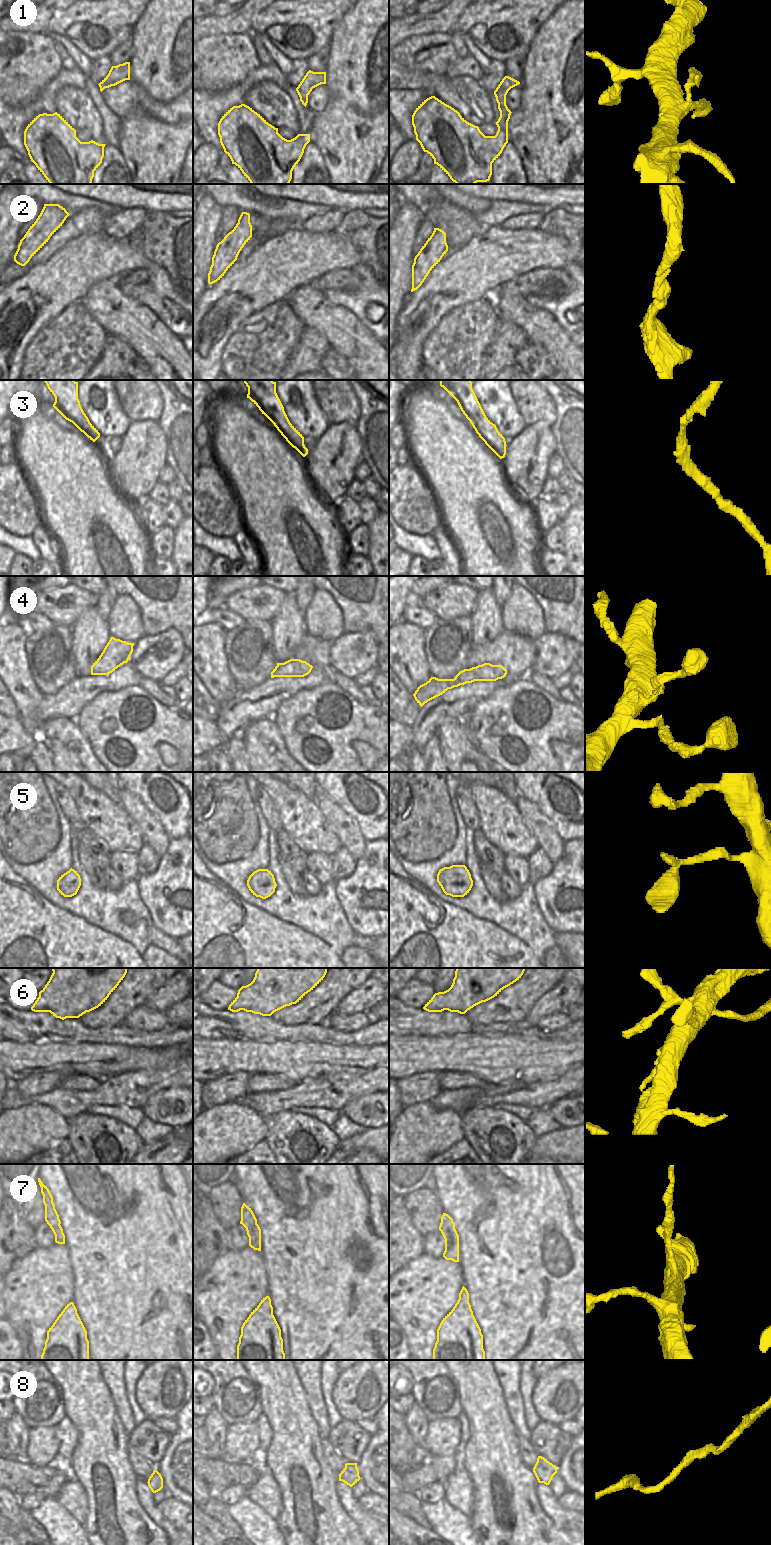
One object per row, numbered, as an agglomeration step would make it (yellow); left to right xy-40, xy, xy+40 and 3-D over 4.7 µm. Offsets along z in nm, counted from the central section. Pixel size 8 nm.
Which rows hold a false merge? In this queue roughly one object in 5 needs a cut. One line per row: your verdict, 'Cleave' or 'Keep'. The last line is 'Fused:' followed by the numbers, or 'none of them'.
1: Keep
2: Keep
3: Keep
4: Keep
5: Keep
6: Keep
7: Cleave
8: Keep
Fused: 7.

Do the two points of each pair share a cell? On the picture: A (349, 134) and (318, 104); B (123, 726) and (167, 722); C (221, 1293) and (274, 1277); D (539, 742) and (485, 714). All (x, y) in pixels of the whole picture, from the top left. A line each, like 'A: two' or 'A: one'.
A: two
B: one
C: two
D: one

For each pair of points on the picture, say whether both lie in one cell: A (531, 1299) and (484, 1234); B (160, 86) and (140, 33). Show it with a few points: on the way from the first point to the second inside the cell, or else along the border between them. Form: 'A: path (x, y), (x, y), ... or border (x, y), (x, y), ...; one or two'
A: path (529, 1283), (518, 1272), (518, 1268), (500, 1250); one
B: path (160, 73), (160, 53), (153, 46); one

